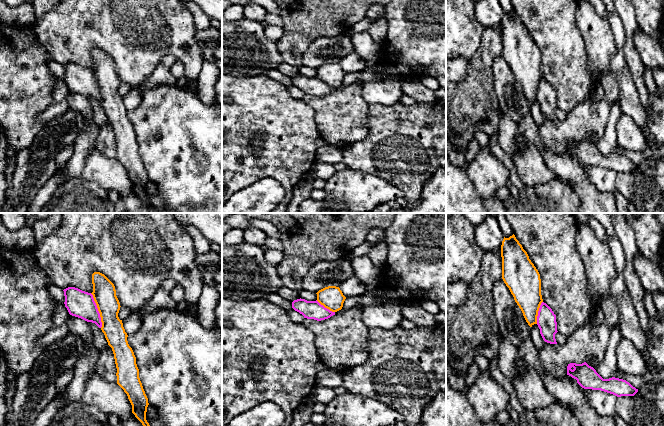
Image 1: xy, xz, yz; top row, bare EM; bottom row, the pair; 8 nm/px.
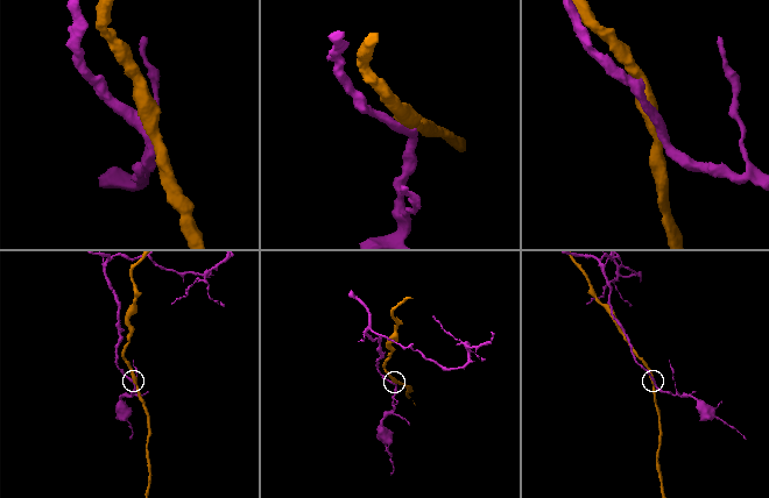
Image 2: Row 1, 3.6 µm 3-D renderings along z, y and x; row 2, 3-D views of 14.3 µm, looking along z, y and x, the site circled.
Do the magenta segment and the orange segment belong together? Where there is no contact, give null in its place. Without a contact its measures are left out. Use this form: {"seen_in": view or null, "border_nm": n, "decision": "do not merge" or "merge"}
{"seen_in": "xy", "border_nm": 300, "decision": "do not merge"}

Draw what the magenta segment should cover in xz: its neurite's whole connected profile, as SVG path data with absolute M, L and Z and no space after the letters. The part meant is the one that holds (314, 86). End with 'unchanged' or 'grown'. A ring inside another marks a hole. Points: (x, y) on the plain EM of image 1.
M300 74L292 78L292 84L302 90L304 94L317 97L325 96L335 91L335 88L325 84L317 76L307 77Z | unchanged

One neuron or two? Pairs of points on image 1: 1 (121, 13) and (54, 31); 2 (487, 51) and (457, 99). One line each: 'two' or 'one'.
1: one
2: one

